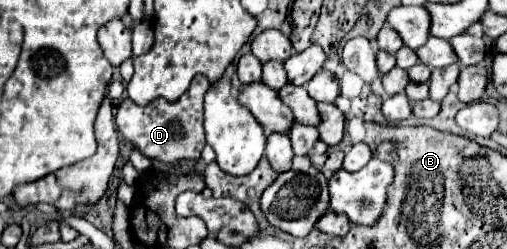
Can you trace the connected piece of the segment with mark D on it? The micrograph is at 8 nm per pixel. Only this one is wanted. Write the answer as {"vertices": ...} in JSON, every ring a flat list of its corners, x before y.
{"vertices":[[195,76,195,80,191,82,189,90,175,102,175,104,169,104,167,100,159,98,159,100,153,100,151,104,147,106,135,106,131,98,123,100,119,110,117,110,117,128,119,132,129,140,133,142,145,156,149,158,155,158,159,162,169,162,171,166,181,162,181,160,199,160,201,158,201,150,205,146,205,132,203,132,203,96,205,92,209,90,209,80,205,76]]}

